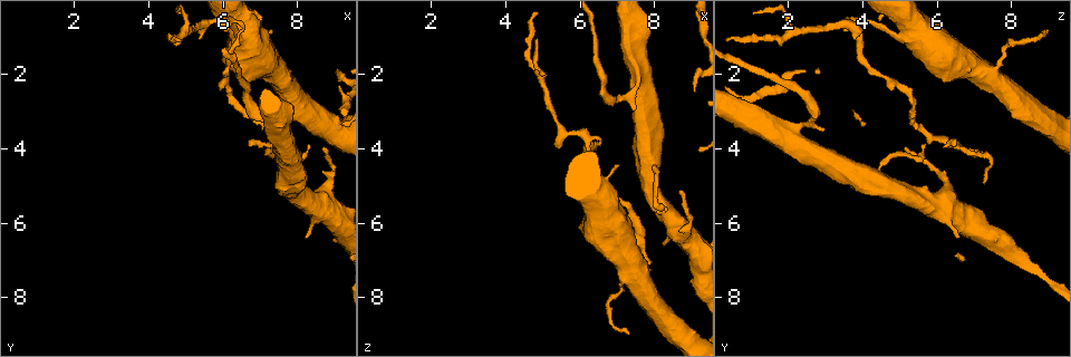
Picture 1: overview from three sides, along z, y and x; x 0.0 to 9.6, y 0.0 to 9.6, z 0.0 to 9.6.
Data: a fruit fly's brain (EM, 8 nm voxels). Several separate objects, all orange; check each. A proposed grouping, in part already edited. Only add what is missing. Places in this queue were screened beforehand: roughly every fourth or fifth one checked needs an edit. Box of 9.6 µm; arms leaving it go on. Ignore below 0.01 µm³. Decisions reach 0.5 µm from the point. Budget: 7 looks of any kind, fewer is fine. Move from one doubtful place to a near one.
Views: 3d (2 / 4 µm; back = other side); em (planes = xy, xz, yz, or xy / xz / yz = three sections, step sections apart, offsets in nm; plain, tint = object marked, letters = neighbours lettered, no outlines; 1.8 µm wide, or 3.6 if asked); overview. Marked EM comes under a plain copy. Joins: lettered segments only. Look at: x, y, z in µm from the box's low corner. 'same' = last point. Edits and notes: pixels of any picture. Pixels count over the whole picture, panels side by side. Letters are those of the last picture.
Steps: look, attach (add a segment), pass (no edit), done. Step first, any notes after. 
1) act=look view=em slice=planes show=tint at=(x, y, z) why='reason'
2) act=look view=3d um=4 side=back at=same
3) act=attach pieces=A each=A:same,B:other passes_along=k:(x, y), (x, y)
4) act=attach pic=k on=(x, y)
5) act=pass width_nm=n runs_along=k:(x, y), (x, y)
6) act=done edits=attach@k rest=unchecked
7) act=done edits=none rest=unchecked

act=look view=em um=3.6 slice=planes show=letters at=(6.65, 3.85, 6.45)

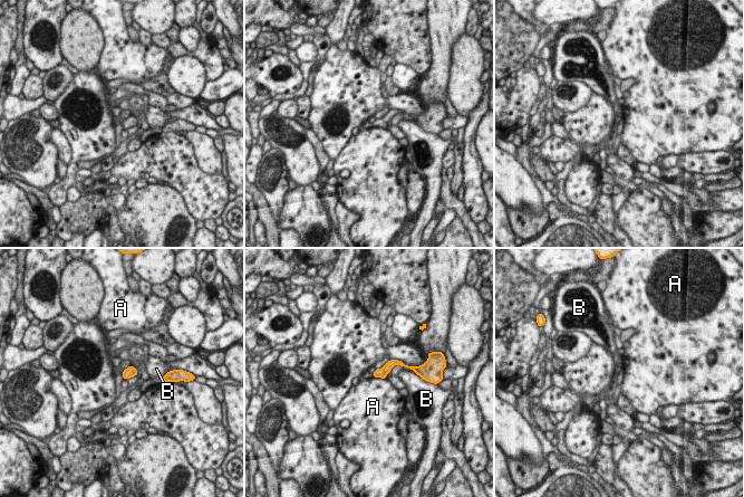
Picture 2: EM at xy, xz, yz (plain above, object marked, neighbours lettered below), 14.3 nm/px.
act=pass width_nm=130 each=A:other,B:other border=2:(373, 376), (384, 379) found='none of them fits'

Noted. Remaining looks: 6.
act=look view=3d um=2 at=(8.75, 3.95, 5.10) why='tapers out'

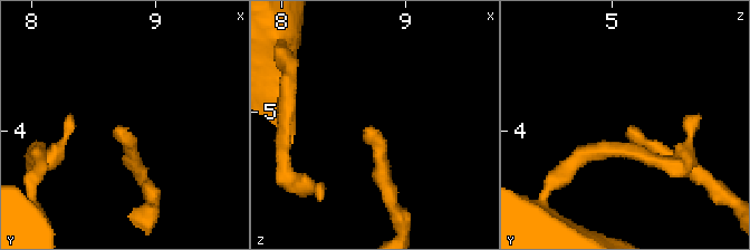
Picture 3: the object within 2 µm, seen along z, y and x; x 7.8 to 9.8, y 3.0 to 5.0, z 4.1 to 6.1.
act=look view=em um=3.6 slice=planes show=letters at=(8.76, 3.96, 5.14)

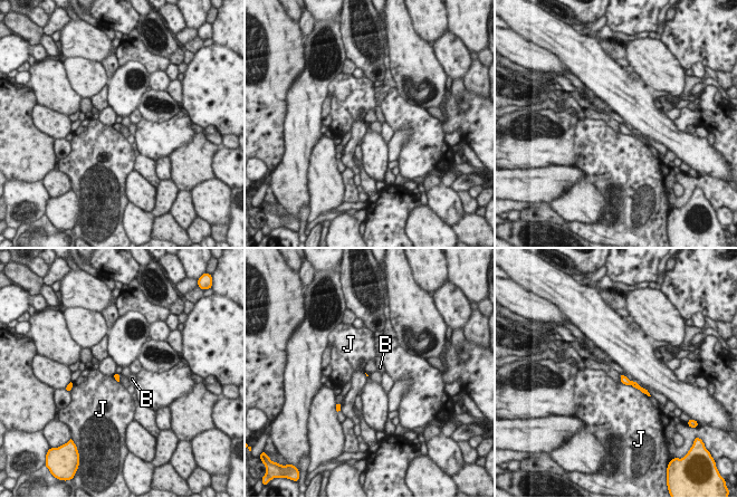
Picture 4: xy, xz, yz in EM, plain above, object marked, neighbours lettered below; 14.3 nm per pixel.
act=pass each=B:other,J:other runs_along=4:(622, 376), (645, 392) found='no lettered segment goes on from it'

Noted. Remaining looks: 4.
act=look view=em slice=planes show=letters at=(9.10, 1.85, 2.45) why='tapers out'

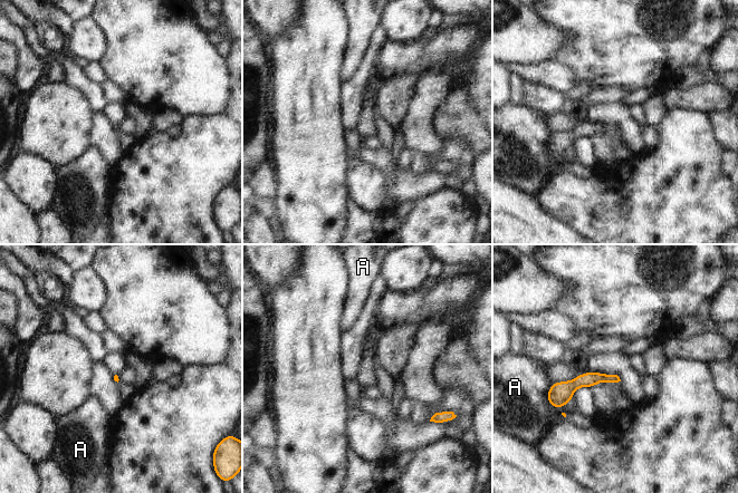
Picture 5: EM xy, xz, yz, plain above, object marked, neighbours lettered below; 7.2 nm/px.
act=pass each=A:other border=5:(553, 383), (547, 400), (557, 409) found='no lettered segment goes on from it'

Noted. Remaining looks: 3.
act=done edits=none rest=unchecked

